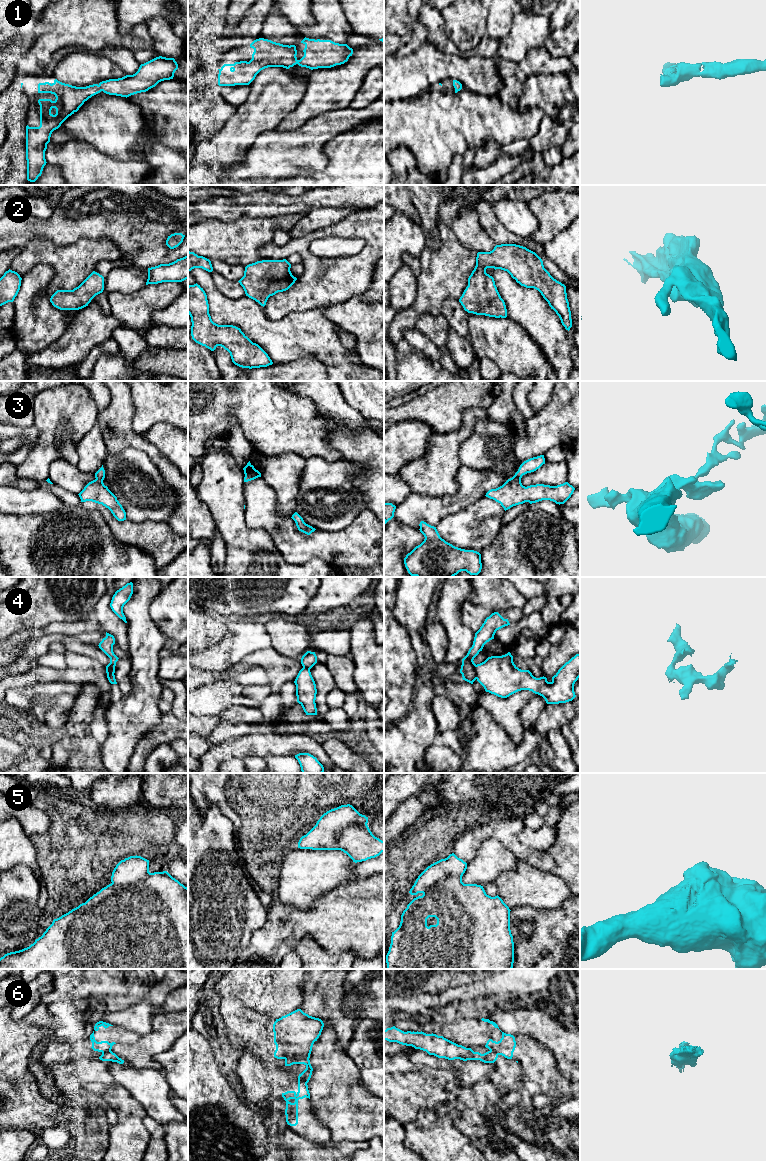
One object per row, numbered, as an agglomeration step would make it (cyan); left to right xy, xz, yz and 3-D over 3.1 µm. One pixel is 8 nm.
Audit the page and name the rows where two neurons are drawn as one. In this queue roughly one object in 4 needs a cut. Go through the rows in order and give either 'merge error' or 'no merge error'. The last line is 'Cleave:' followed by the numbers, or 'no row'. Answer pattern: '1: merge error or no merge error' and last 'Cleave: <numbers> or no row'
1: no merge error
2: no merge error
3: no merge error
4: no merge error
5: no merge error
6: merge error
Cleave: 6

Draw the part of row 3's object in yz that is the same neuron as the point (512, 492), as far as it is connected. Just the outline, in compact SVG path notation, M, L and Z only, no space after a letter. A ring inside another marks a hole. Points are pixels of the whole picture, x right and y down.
M544 455L524 461L512 478L502 486L489 490L485 496L500 503L505 511L525 502L532 504L542 500L550 500L559 505L564 504L575 490L568 482L557 486L536 484L525 487L522 485L522 476L536 471L543 464L545 464Z

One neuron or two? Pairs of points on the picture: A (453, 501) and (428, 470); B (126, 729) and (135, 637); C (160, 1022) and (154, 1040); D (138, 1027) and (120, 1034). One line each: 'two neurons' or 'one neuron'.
A: two neurons
B: one neuron
C: one neuron
D: two neurons

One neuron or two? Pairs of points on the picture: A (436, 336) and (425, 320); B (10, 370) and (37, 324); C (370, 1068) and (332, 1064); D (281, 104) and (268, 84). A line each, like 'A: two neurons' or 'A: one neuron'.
A: one neuron
B: two neurons
C: two neurons
D: one neuron

